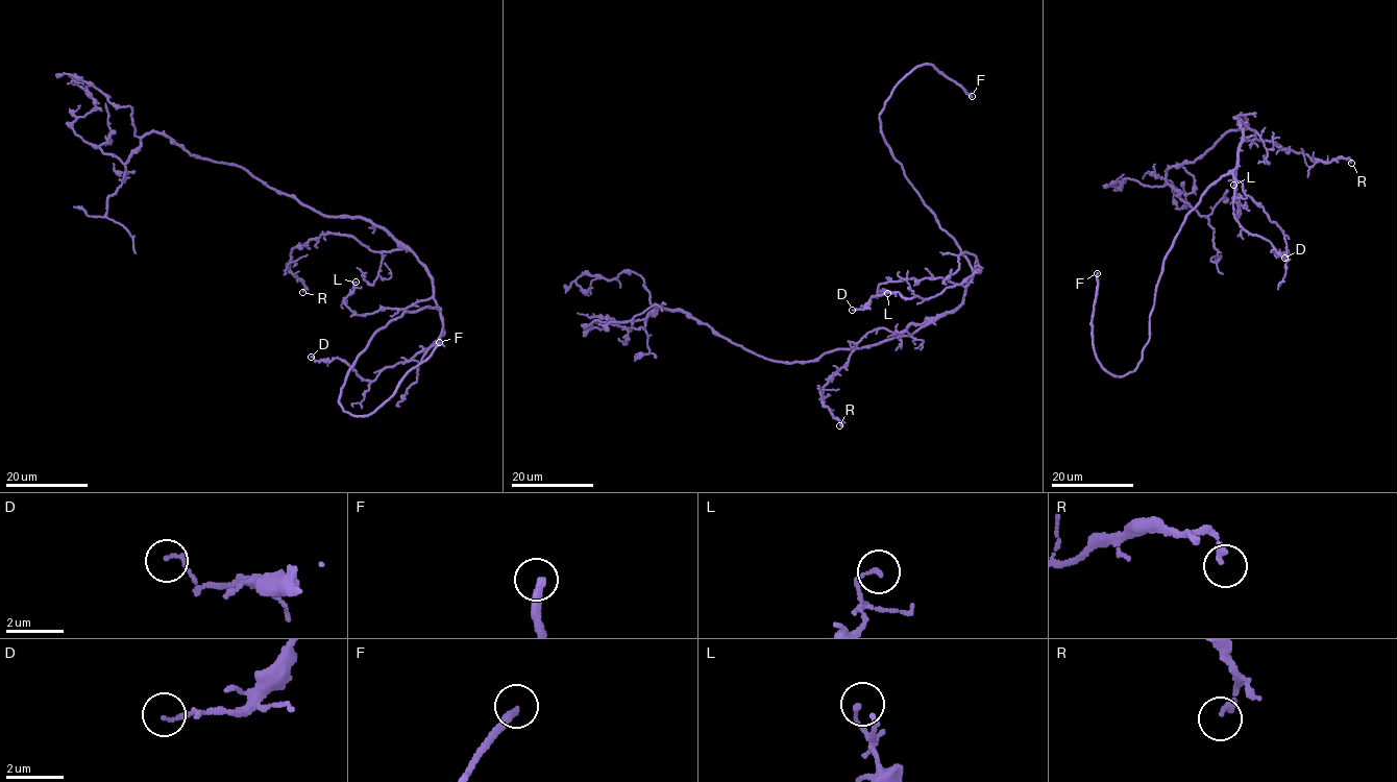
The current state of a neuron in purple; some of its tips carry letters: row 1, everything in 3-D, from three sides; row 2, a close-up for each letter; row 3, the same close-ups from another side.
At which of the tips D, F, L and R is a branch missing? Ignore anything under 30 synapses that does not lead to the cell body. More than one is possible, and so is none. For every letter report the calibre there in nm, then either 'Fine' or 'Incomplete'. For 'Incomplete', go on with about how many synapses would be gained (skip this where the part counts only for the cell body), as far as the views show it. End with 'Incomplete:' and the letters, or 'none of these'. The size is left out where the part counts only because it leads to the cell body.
D: Thickness 140 nm. Fine
F: Thickness 280 nm. Incomplete
L: Thickness 150 nm. Fine
R: Thickness 200 nm. Fine
Incomplete: F

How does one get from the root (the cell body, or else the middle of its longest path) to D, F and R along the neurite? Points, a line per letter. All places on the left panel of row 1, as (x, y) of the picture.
D: (395, 240), (432, 278), (443, 333), (373, 382), (337, 358), (311, 357)
F: (395, 240), (425, 267), (439, 308), (403, 313), (375, 333), (348, 372), (342, 410), (376, 411), (439, 342)
R: (395, 240), (401, 249), (372, 251), (352, 237), (327, 233), (292, 249), (290, 269), (303, 285), (302, 292)

